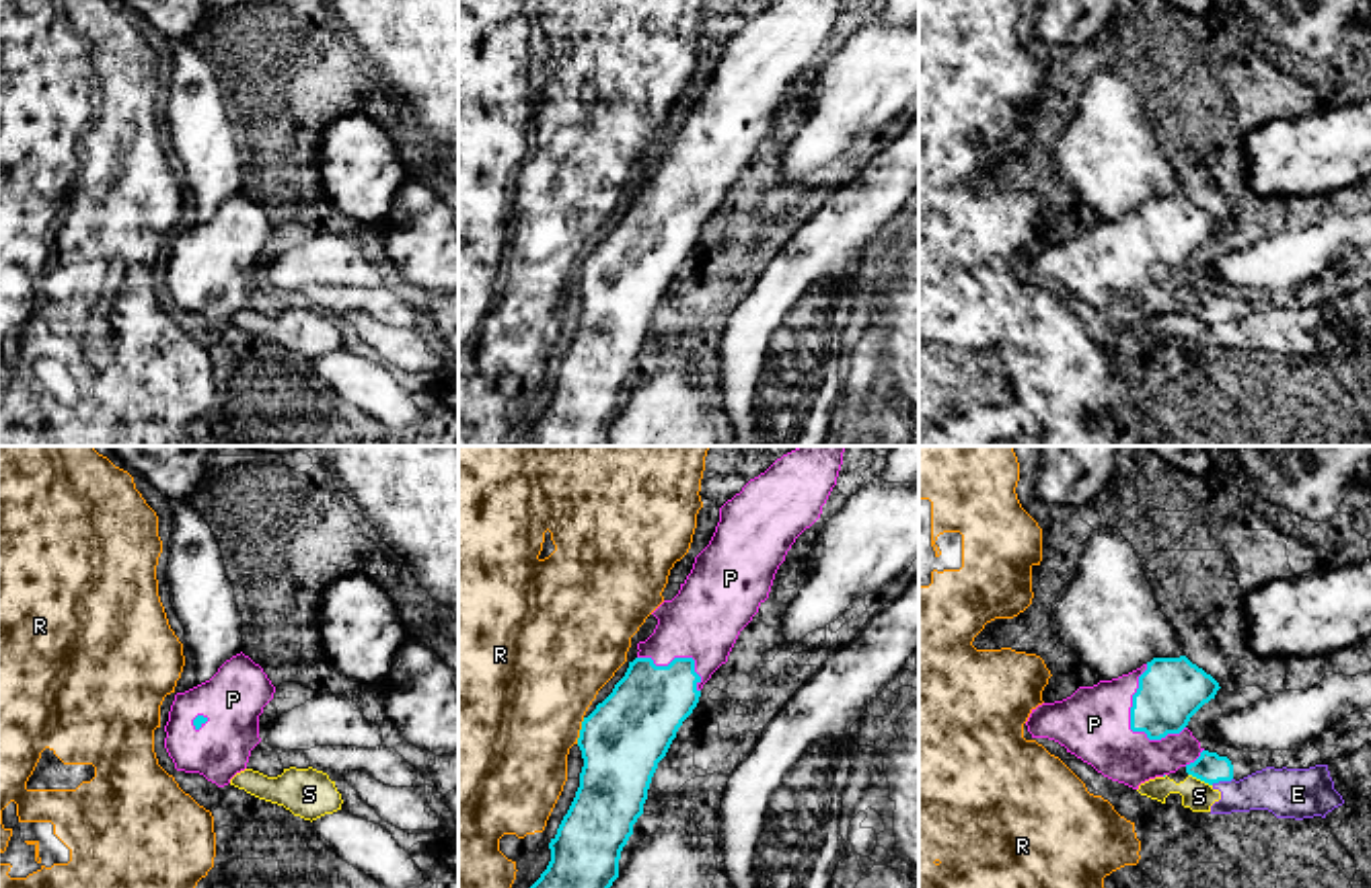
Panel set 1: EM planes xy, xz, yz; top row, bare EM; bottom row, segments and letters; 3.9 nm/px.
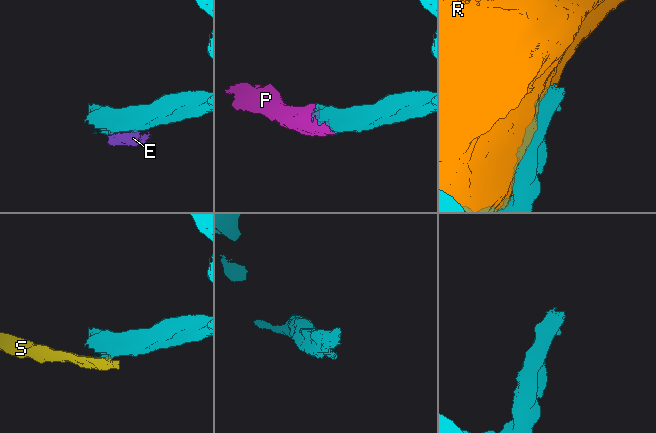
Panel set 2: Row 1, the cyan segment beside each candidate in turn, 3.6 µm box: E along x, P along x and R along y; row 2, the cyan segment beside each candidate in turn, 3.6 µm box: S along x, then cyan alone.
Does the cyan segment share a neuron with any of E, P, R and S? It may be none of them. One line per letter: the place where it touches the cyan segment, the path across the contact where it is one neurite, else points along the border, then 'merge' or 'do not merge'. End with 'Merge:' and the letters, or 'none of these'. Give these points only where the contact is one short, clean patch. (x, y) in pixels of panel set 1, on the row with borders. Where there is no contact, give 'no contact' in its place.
E: contact yz (1221, 780); border yz (1232, 778), (1211, 784); do not merge
P: contact yz (1131, 712); merge
R: contact xz (580, 730); do not merge
S: contact yz (1201, 780); border yz (1189, 773), (1211, 786); do not merge
Merge: P

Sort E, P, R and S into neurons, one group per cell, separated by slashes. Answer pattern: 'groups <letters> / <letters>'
groups E S / P / R

